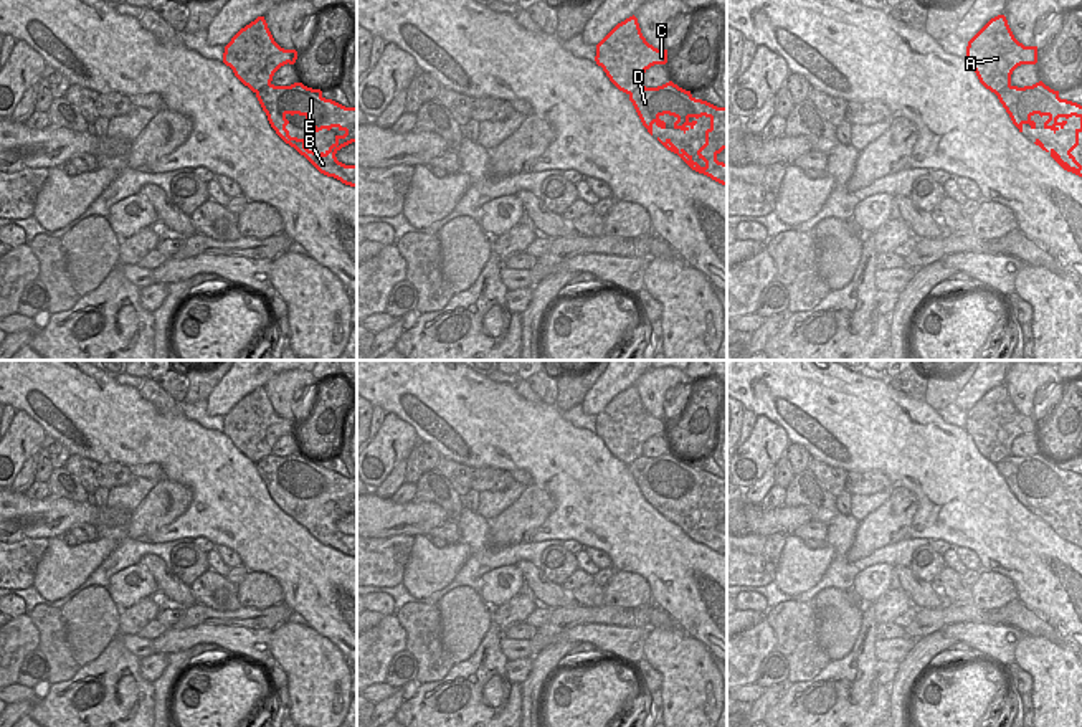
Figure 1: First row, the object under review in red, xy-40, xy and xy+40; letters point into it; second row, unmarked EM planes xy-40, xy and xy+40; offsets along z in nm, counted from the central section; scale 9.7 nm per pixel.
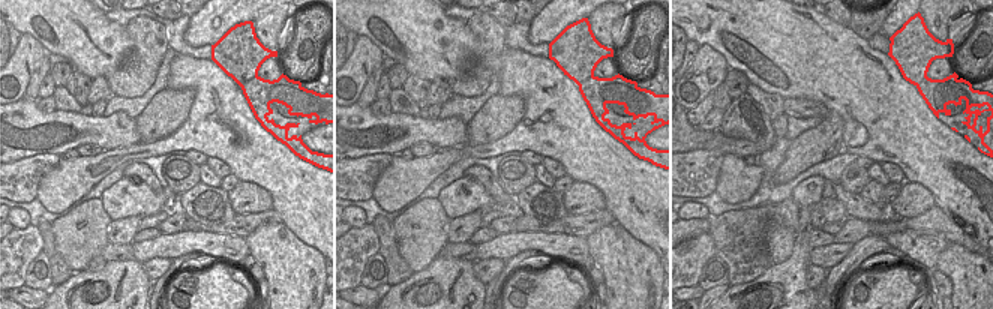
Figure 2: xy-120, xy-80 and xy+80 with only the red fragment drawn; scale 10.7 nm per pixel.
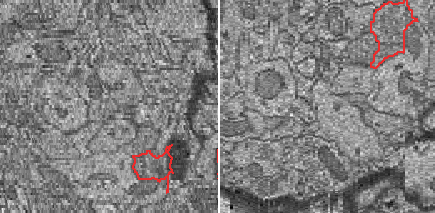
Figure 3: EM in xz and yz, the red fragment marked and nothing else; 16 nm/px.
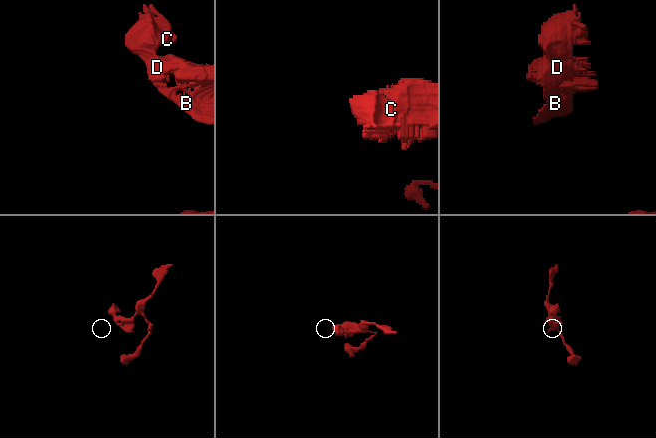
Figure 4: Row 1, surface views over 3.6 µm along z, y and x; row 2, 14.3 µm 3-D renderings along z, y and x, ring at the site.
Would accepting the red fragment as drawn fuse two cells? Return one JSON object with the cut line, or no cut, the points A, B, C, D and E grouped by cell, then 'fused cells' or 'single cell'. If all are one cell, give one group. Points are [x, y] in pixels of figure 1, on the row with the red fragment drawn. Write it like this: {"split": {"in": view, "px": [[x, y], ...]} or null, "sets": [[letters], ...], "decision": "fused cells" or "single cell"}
{"split": {"in": "xy-40", "px": [[270, 83], [256, 93]]}, "sets": [["A", "C"], ["B", "D", "E"]], "decision": "fused cells"}

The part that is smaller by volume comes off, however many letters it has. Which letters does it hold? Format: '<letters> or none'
A, C

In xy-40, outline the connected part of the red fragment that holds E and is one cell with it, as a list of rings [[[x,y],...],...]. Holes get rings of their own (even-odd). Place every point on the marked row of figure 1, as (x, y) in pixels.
[[[302,83],[291,86],[269,84],[256,93],[256,97],[271,127],[286,144],[304,155],[320,173],[357,187],[357,165],[345,165],[335,157],[342,147],[357,142],[357,107],[345,107],[332,99],[325,99],[320,89],[307,88]],[[287,114],[304,116],[307,119],[306,124],[316,132],[337,127],[345,134],[335,135],[335,142],[325,152],[317,154],[306,147],[309,140],[314,142],[314,135],[304,139],[289,135],[286,129],[289,124]]]

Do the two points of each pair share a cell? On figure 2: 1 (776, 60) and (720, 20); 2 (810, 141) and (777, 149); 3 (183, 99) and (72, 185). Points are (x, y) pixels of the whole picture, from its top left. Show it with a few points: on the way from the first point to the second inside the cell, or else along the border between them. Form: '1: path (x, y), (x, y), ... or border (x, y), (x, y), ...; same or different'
1: path (762, 47), (738, 23), (734, 23); same
2: border (791, 141), (785, 159), (771, 177); different
3: border (174, 131), (153, 141), (141, 143); different

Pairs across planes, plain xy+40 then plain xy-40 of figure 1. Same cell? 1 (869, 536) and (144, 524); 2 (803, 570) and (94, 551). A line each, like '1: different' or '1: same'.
1: same
2: same

